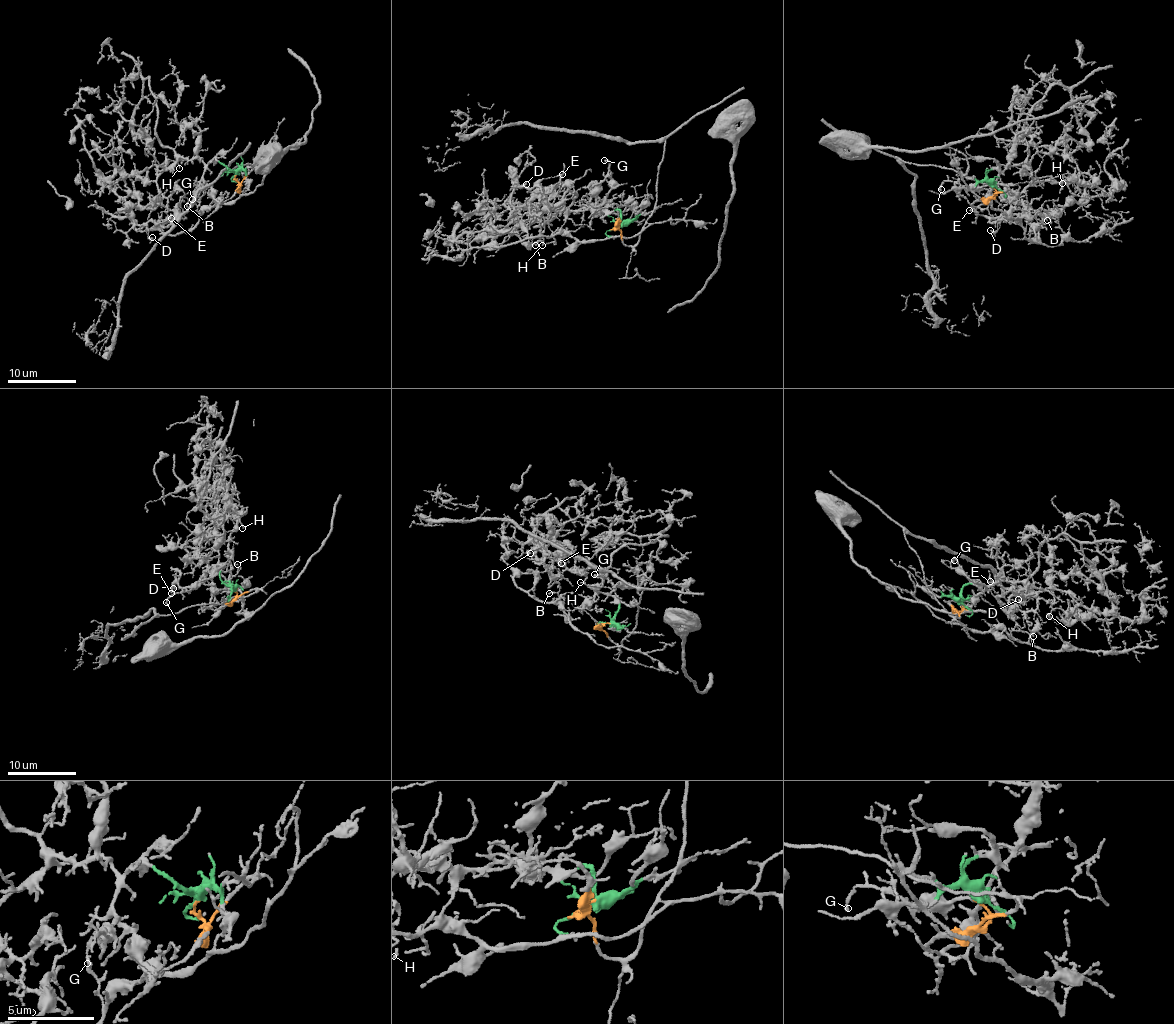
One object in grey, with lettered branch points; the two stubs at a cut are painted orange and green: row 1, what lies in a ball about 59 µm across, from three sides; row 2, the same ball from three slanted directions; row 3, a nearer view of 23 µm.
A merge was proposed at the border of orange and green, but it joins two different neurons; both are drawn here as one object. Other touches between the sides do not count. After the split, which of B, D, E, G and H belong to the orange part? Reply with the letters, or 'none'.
none

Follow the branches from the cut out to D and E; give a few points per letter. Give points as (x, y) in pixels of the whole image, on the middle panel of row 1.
D: (619, 223), (617, 210), (541, 210), (537, 197), (531, 214), (545, 204), (543, 193), (526, 184)
E: (619, 223), (617, 210), (546, 211), (537, 197), (531, 214), (545, 204), (539, 182), (562, 174)

